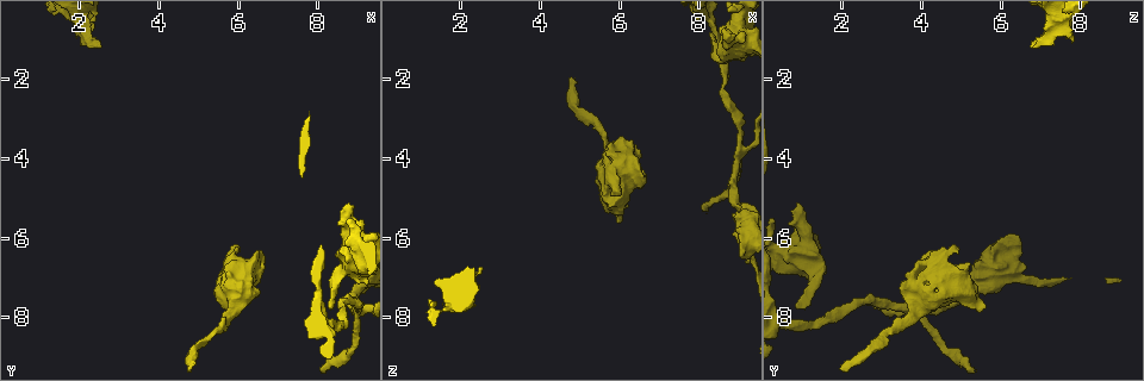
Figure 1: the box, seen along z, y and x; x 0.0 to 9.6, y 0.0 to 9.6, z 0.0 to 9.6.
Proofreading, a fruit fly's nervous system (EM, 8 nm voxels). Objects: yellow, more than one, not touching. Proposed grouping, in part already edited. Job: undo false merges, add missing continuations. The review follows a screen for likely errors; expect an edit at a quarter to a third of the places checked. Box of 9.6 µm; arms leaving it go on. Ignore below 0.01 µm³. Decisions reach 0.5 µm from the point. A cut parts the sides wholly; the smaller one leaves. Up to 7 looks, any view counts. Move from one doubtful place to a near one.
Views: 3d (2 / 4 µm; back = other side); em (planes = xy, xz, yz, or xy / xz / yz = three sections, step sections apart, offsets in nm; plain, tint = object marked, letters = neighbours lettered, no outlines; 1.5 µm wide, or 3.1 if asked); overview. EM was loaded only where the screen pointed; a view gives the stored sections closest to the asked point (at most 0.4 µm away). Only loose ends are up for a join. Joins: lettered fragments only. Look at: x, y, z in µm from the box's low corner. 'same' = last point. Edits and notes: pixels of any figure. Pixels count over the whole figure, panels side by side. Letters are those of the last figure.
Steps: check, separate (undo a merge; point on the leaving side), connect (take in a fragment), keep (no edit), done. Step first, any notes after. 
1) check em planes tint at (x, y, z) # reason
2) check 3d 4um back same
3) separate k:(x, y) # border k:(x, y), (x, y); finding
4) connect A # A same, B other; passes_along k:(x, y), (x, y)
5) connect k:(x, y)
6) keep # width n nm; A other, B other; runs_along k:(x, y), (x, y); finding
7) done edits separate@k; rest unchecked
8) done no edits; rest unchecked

check 3d 4um at (6.05, 6.30, 5.00) # free end

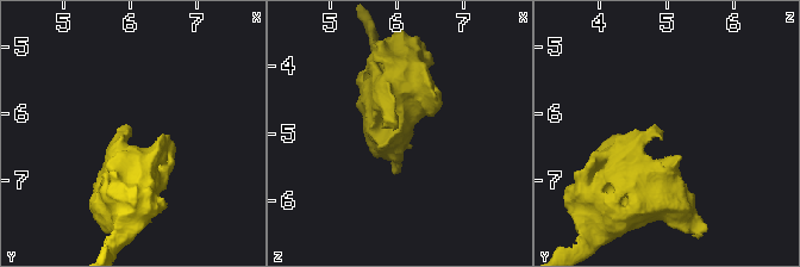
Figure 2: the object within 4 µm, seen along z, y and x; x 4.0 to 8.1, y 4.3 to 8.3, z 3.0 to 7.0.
check em yz step 8 plain at (6.00, 6.30, 4.95) # need the tissue

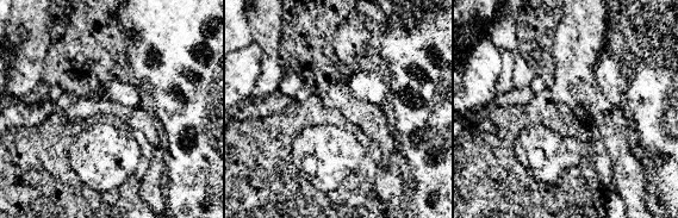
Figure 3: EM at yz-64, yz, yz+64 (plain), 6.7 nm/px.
check em yz step 8 letters same # see the neighbours

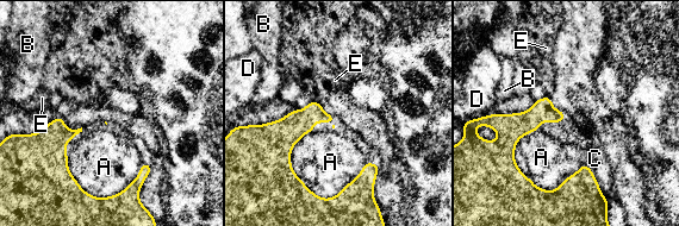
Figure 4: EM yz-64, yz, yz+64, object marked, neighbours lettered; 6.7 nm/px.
keep # A other, B other, C other, D other, E other; border 4:(584, 163), (592, 171), (600, 188); none of them fits

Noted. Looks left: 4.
check em planes plain at (2.50, 1.15, 6.75) # an open end

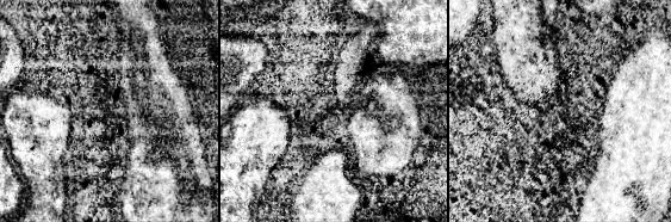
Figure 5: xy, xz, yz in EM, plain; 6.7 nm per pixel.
check em planes letters same # see the neighbours

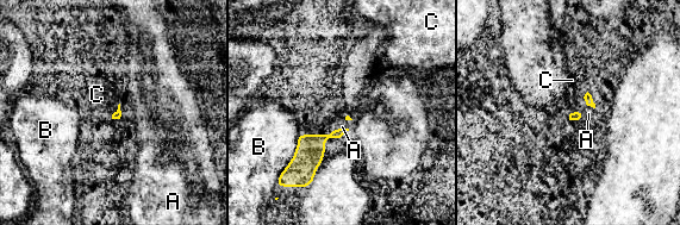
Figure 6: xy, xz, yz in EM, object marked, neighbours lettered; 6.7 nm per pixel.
keep # A other, B other, C other; border 6:(338, 126), (328, 133), (299, 135); no lettered fragment goes on from it

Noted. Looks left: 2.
check 3d 2um at (9.00, 7.80, 4.05) # four-way junction

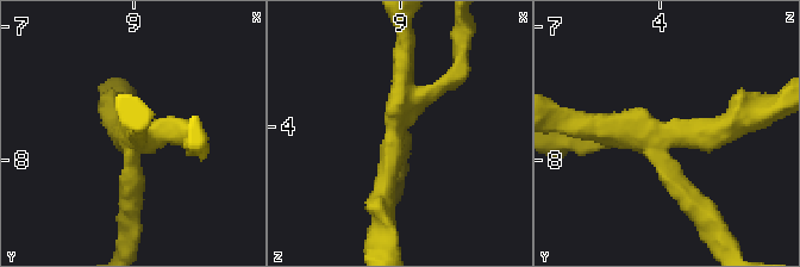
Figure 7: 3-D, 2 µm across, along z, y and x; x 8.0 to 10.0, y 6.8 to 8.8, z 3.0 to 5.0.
check em planes letters at (8.94, 7.80, 4.00) # arms 4

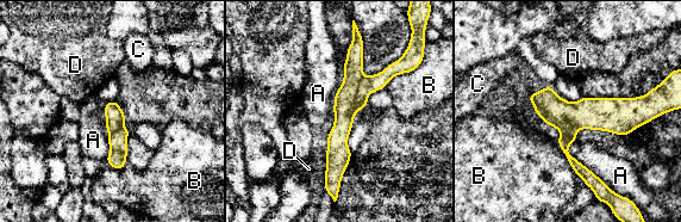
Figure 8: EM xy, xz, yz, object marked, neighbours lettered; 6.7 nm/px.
separate 8:(368, 85) # A other, B other, C other, D other; border 8:(363, 76), (358, 86), (355, 112); a second neuron is stuck on

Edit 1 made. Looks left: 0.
done edits separate@8; rest unchecked

